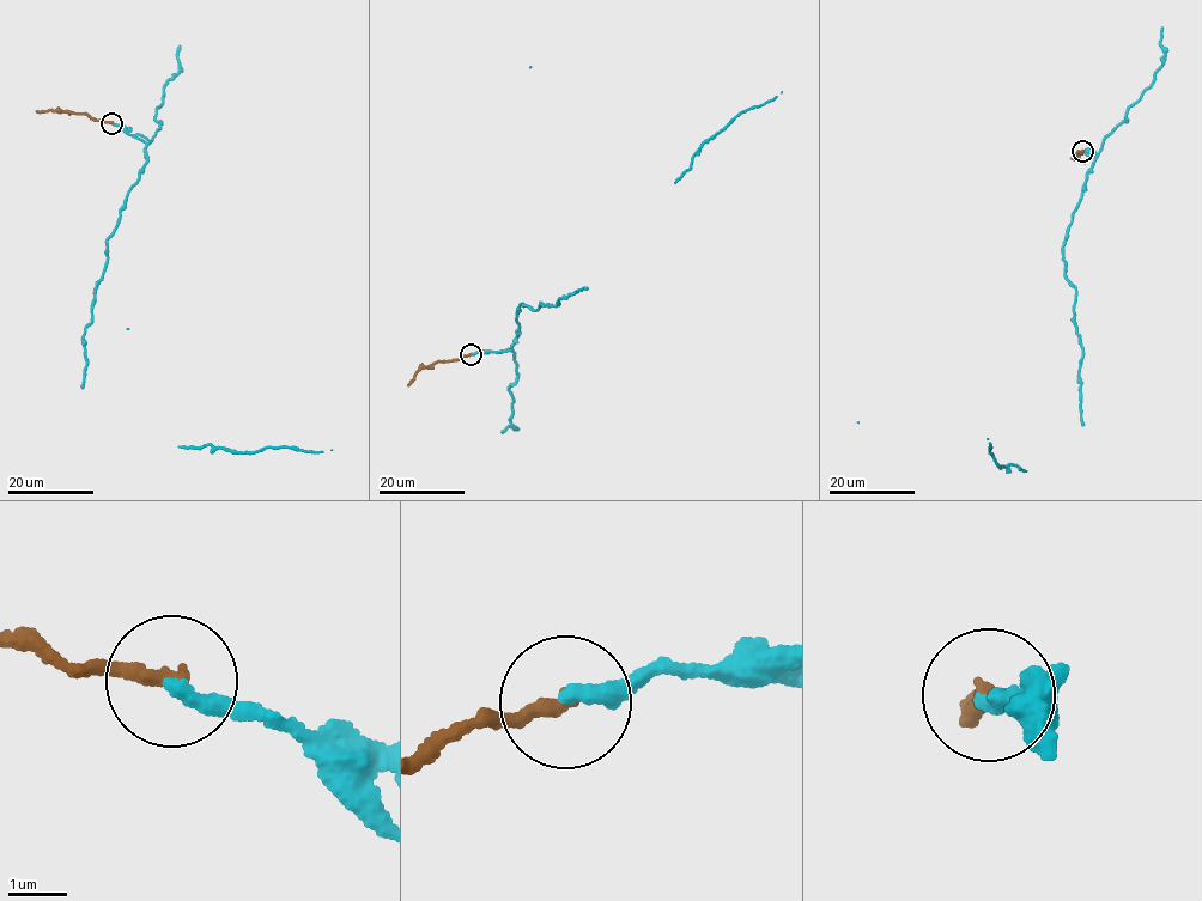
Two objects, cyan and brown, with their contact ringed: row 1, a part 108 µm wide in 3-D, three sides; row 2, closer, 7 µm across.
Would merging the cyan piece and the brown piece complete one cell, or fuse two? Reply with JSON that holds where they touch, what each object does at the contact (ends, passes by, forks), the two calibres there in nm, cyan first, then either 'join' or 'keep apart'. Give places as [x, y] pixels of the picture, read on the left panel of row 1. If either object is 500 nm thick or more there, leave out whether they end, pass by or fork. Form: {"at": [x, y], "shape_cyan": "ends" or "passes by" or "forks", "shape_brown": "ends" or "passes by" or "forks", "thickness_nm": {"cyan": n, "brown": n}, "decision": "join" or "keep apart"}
{"at": [111, 123], "shape_cyan": "ends", "shape_brown": "ends", "thickness_nm": {"cyan": 280, "brown": 280}, "decision": "join"}

